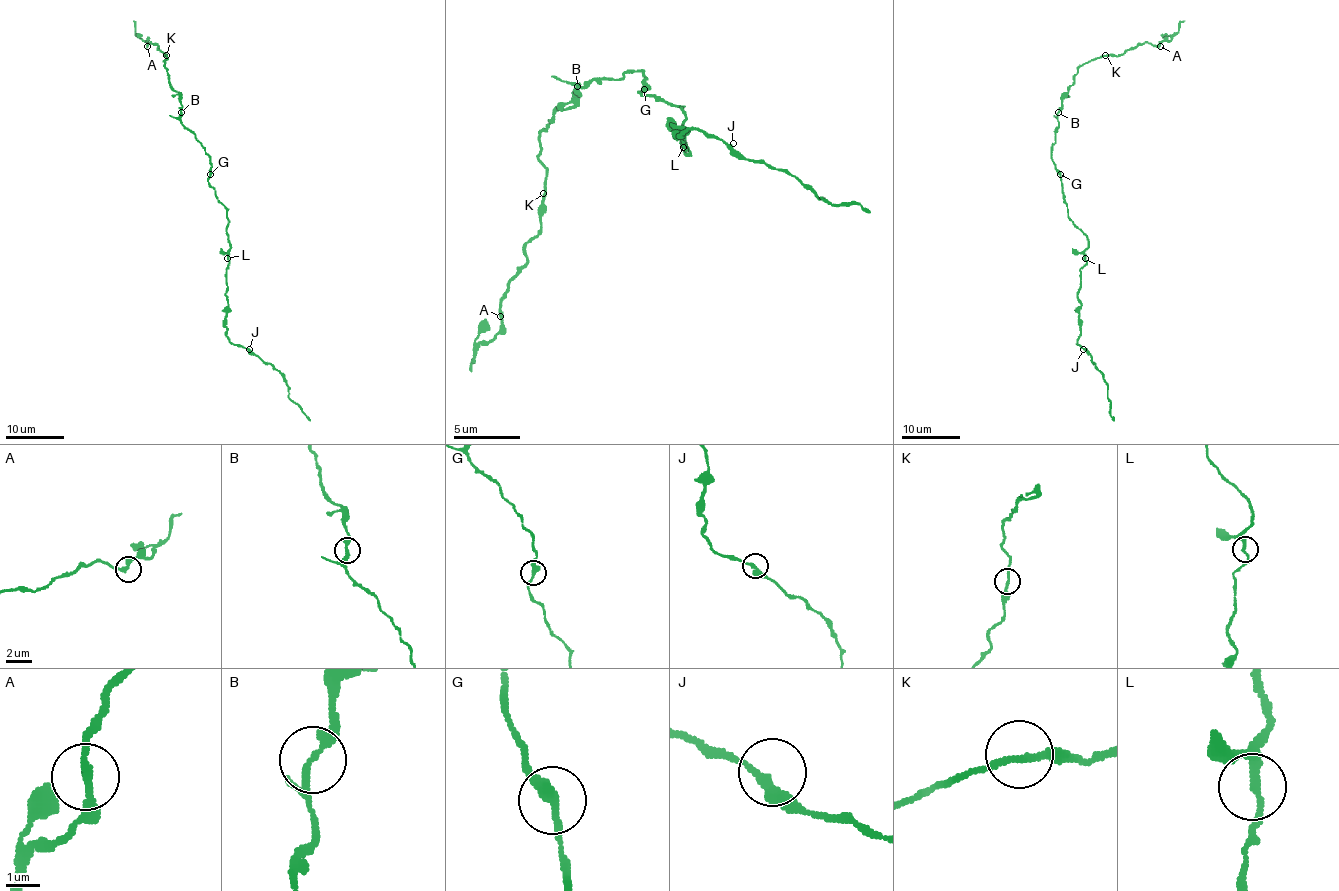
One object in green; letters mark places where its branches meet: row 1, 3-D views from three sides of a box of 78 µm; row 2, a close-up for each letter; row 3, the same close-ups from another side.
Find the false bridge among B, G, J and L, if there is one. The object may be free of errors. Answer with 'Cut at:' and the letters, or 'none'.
Cut at: none

